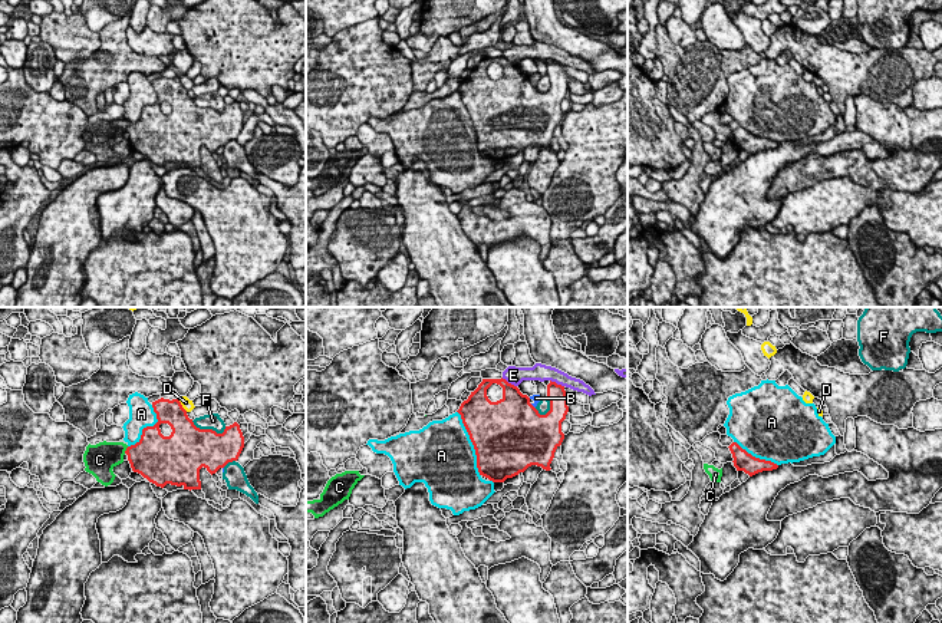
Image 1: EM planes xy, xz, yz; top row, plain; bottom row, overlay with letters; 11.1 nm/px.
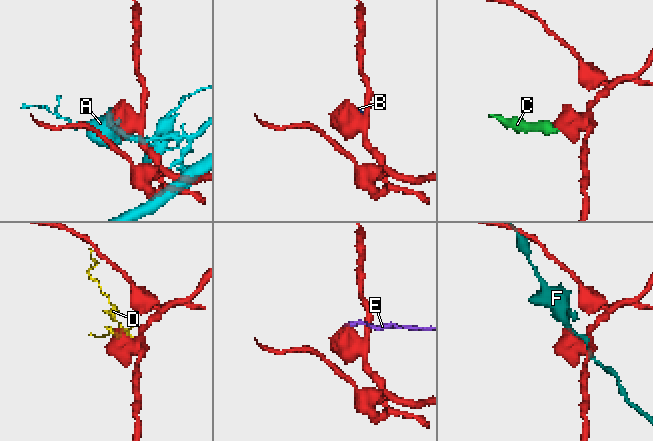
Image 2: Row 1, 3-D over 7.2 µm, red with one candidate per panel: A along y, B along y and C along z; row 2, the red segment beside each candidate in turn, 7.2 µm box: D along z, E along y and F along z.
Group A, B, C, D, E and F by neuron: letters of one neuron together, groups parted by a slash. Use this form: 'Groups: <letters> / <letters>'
Groups: A / B / C E / D / F

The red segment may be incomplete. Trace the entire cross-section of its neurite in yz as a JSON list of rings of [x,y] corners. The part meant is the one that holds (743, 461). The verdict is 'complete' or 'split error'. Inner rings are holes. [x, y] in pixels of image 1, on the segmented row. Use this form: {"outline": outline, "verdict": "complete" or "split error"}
{"outline": [[[732,442],[728,448],[732,454],[732,462],[737,471],[744,471],[750,477],[763,471],[773,471],[778,468],[778,465],[771,461],[752,456],[745,449],[742,449],[737,442]]], "verdict": "complete"}

